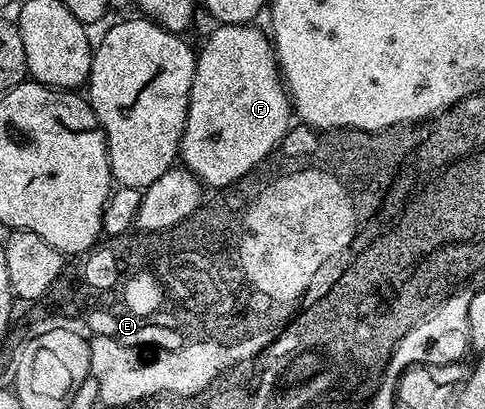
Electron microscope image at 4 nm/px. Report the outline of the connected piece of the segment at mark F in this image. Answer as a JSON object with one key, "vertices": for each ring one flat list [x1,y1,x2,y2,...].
{"vertices":[[224,23,215,26,215,31,206,39,202,51,197,52,194,61,194,80,192,81,192,89,190,90,190,100,188,101,188,117,184,125,184,133,182,134,182,145,180,148,180,163,186,170,190,171,197,177,198,182,210,189,219,189,231,187,237,179,242,175,248,174,258,163,263,163,268,156,273,153,275,147,281,142,287,131,292,126,292,104,286,85,282,81,282,76,278,69,278,56,274,53,274,45,271,36,265,30,262,31,258,25,247,25,245,23]]}

